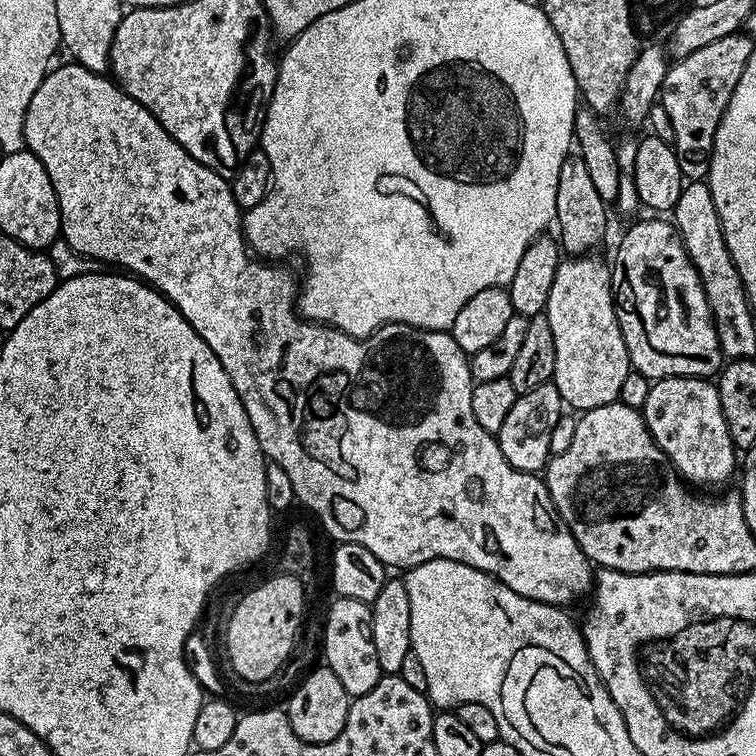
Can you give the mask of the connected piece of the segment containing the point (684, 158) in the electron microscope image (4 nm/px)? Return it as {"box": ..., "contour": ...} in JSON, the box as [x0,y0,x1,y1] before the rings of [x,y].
{"box":[658,34,754,181],"contour":[[[748,34],[718,38],[718,42],[710,42],[710,46],[702,46],[702,50],[694,50],[694,54],[676,60],[668,69],[658,100],[663,104],[666,114],[670,114],[678,166],[685,181],[704,180],[707,177],[714,138],[722,122],[722,114],[754,51],[751,39],[753,37]]]}

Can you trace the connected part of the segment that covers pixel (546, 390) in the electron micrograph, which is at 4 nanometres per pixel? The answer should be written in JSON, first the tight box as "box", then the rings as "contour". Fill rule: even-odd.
{"box":[498,383,566,473],"contour":[[[555,383],[534,386],[534,390],[519,393],[514,406],[510,406],[510,414],[506,414],[506,422],[502,422],[502,430],[498,433],[500,449],[506,462],[510,462],[510,466],[523,472],[543,473],[552,456],[550,434],[554,434],[558,418],[564,415],[566,415],[566,405]]]}

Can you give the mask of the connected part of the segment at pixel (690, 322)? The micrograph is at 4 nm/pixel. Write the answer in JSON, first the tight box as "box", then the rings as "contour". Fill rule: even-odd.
{"box":[612,218,726,382],"contour":[[[664,218],[652,219],[656,220],[640,220],[633,228],[625,230],[620,249],[616,252],[616,264],[612,268],[616,317],[626,342],[629,365],[652,382],[671,376],[715,377],[721,371],[726,357],[720,349],[710,306],[706,302],[704,284],[686,254],[675,223]]]}

